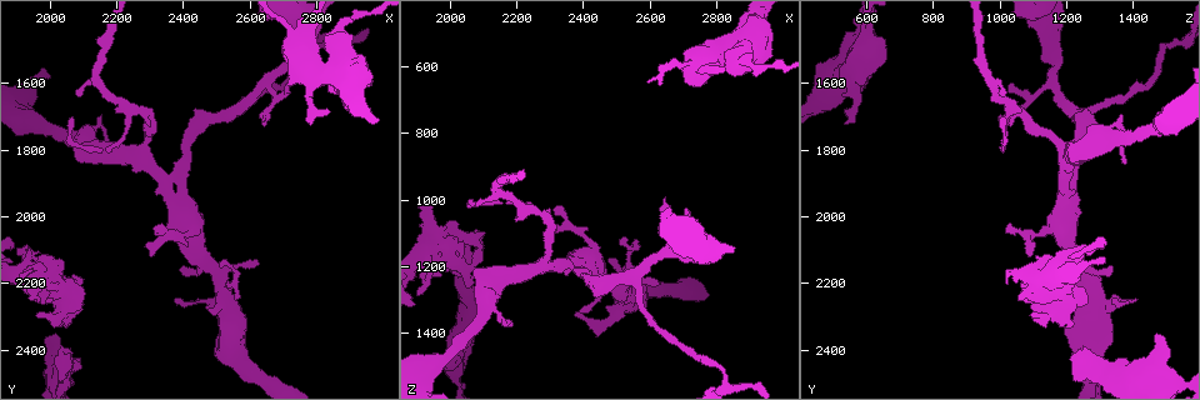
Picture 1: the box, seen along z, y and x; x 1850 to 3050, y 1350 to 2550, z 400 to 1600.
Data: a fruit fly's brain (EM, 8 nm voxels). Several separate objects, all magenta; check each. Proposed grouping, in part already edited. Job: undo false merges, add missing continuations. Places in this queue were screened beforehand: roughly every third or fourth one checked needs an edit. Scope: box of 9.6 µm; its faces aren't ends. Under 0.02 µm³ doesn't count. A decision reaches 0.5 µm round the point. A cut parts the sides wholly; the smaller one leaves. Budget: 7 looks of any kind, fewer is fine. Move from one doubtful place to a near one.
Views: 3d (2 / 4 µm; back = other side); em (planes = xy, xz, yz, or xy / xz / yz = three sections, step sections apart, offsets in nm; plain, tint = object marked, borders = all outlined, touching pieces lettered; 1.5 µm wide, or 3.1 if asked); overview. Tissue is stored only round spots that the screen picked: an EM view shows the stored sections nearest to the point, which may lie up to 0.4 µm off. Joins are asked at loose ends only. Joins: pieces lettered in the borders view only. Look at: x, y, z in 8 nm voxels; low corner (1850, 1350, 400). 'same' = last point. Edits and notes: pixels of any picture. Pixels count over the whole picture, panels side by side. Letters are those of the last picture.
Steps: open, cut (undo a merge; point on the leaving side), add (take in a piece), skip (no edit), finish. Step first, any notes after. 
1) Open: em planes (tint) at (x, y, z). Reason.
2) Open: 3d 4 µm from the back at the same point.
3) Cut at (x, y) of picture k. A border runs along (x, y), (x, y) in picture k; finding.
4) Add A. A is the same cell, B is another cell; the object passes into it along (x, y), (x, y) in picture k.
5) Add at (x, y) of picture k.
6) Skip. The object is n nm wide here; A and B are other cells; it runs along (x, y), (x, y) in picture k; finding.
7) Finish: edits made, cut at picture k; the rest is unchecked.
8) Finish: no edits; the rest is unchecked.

Open: 3d 2 µm at (2000, 2350, 1480). An open end.

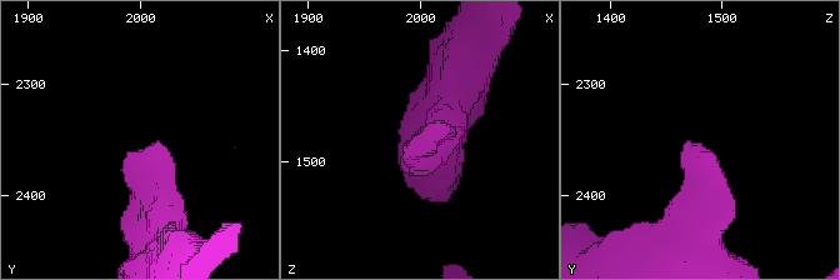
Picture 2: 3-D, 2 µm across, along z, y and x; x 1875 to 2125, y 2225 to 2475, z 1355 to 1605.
Open: em planes (borders) at (2010, 2354, 1478). Shape alone is not enough.

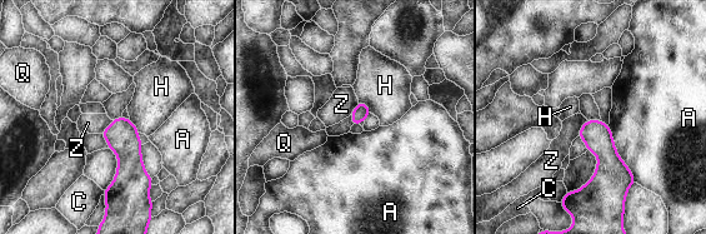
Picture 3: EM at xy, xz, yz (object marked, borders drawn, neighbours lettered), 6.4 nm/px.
Skip. A, C, H, Q and Z are other cells; a border runs along (587, 120), (577, 135) in picture 3; no lettered piece goes on from it.

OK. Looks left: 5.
Open: 3d 4 µm at (2510, 2160, 1130). Tapers out.

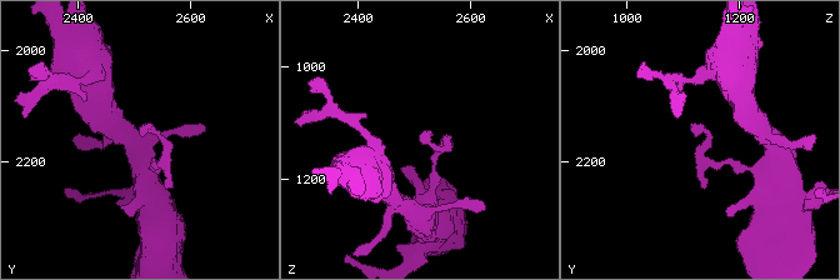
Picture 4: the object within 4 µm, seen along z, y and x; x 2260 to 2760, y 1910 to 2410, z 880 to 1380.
Open: em xy step 8 (tint) at (2515, 2155, 1125).

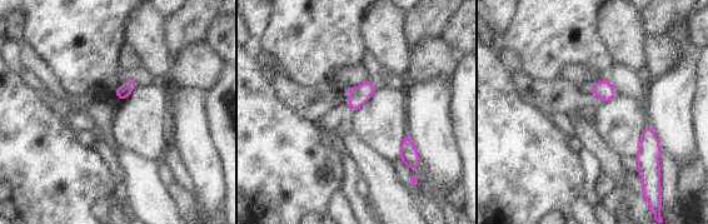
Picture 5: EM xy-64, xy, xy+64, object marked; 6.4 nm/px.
Open: em planes (borders) at the same point.

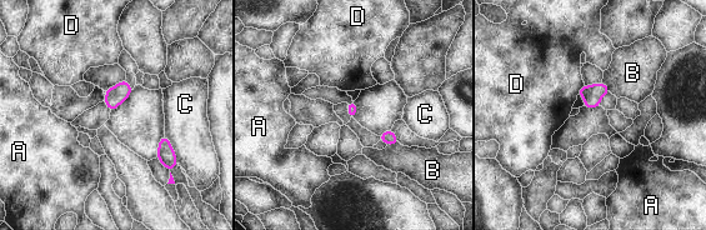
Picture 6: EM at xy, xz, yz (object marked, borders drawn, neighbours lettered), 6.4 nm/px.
Skip. A, B, C and D are other cells; a border runs along (584, 84), (577, 94) in picture 6; none of them fits.

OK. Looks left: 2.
Open: 3d 2 µm at (2830, 1480, 1550). Sharp bend.

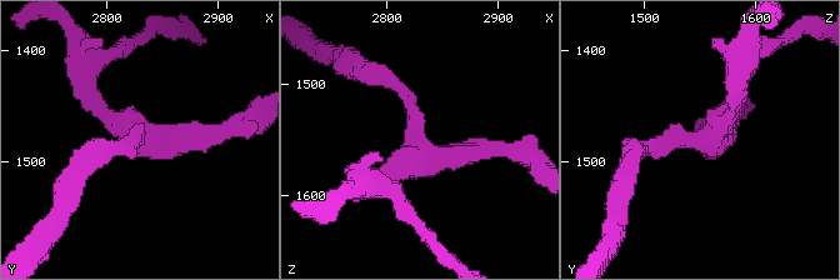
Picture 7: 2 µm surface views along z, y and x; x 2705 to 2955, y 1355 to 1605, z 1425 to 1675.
Open: em yz step 8 (borders) at (2826, 1478, 1542). 3 arms meet here; the arms are 160, 180, 220 nm wide.

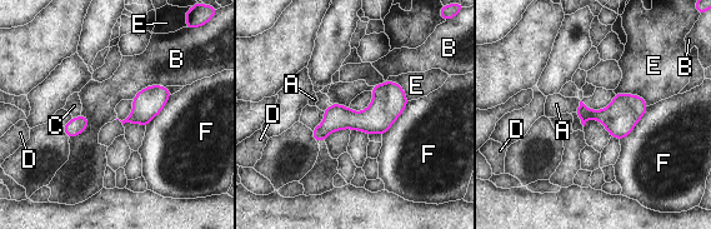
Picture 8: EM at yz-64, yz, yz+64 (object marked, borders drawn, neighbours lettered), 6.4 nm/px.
Skip. A, B, C, D, E and F are other cells; a border runs along (165, 85), (148, 85), (131, 99) in picture 8; all the same cell.

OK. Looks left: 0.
Finish: no edits; the rest is unchecked.

